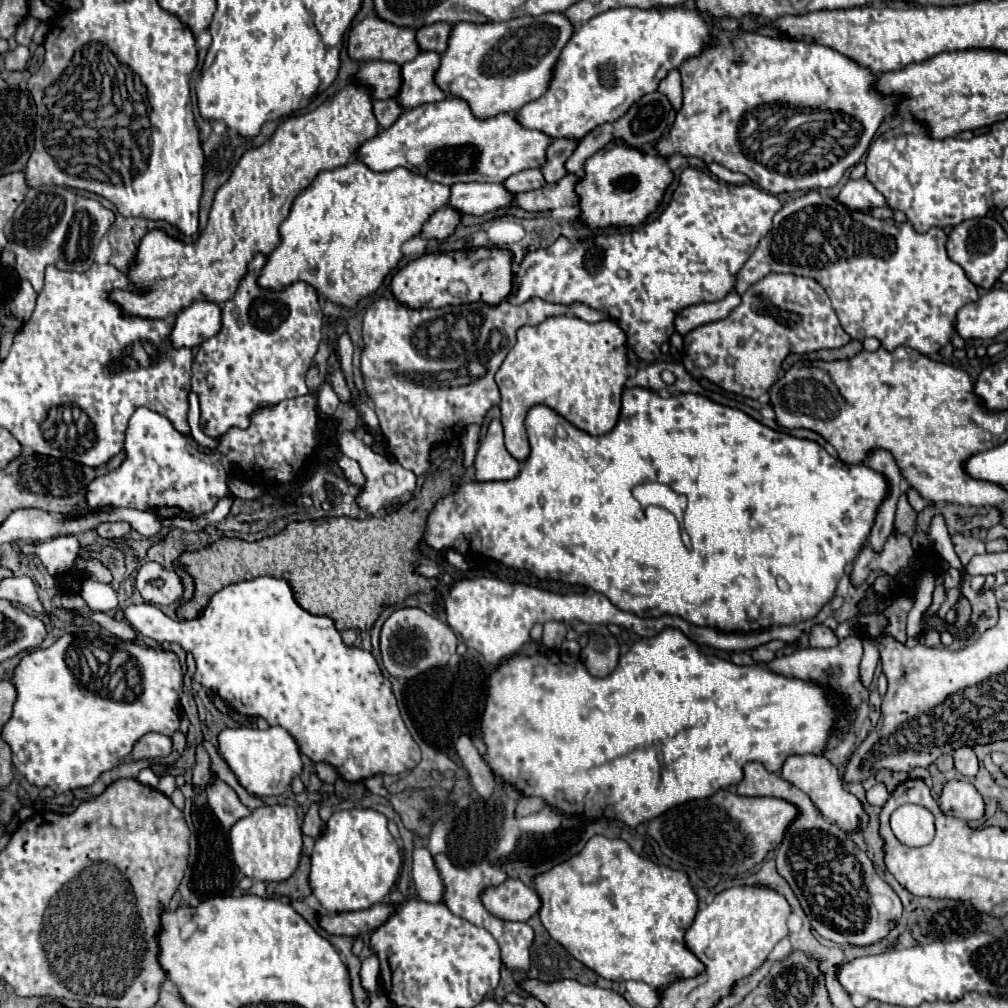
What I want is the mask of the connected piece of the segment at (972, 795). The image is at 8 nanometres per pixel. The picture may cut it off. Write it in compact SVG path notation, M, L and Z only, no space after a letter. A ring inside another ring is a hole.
M965 780L945 782L937 802L945 816L955 816L961 820L977 820L985 812L981 794L971 782L965 782Z

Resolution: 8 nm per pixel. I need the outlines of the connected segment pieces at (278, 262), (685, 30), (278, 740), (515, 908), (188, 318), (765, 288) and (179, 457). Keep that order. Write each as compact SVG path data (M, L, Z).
M353 160L335 170L321 172L321 176L317 176L317 180L309 188L305 188L305 192L301 192L293 202L289 216L279 228L281 242L269 254L265 266L261 268L257 284L263 290L281 292L295 282L307 282L317 290L319 296L325 296L333 304L355 308L359 300L375 292L381 286L383 278L399 264L403 242L417 236L425 220L435 210L445 206L447 200L449 186L429 182L427 178L405 168L381 174Z
M615 8L607 10L603 14L597 14L589 22L581 24L571 40L565 44L565 48L559 54L559 60L555 62L553 76L549 82L547 92L525 104L517 114L517 122L523 128L539 130L551 138L569 138L569 140L581 140L587 136L593 128L619 120L641 96L655 92L661 78L667 76L671 68L679 68L681 60L687 60L689 56L697 56L705 44L713 44L713 30L719 28L719 20L711 18L705 20L703 14L687 10L687 8Z
M271 726L267 730L225 728L219 732L217 742L221 758L251 796L277 796L285 792L291 784L291 778L297 776L303 766L295 740L279 726Z
M507 878L499 886L489 886L481 892L483 906L501 920L519 920L527 922L537 914L541 902L533 888L525 886L521 880Z
M195 302L187 306L171 328L173 348L197 348L221 328L221 306L209 302Z
M769 274L763 280L751 284L741 296L741 304L725 318L699 326L683 336L683 366L695 380L709 380L727 392L759 398L781 374L781 362L789 354L807 354L821 348L841 348L851 338L839 324L835 310L823 286L813 278L795 274Z
M311 364L305 374L309 394L257 408L249 418L249 426L229 428L217 438L217 448L203 448L191 434L179 432L167 416L149 408L137 408L127 426L127 456L117 470L111 470L89 484L89 508L95 510L111 504L115 508L179 508L187 514L205 514L211 512L221 498L233 496L227 482L237 472L253 482L291 482L321 442L317 426L319 382L319 368Z

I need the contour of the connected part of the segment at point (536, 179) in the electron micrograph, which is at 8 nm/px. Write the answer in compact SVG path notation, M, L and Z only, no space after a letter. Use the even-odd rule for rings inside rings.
M539 168L533 170L525 170L519 174L509 176L507 180L503 180L503 186L509 192L527 192L527 190L539 190L541 186L545 186L545 178L541 176Z

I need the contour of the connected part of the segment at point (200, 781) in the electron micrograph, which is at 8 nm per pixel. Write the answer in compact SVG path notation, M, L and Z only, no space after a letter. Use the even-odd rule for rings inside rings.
M199 746L197 748L197 764L193 768L193 784L195 786L205 786L211 780L211 772L209 772L209 756L207 752Z

